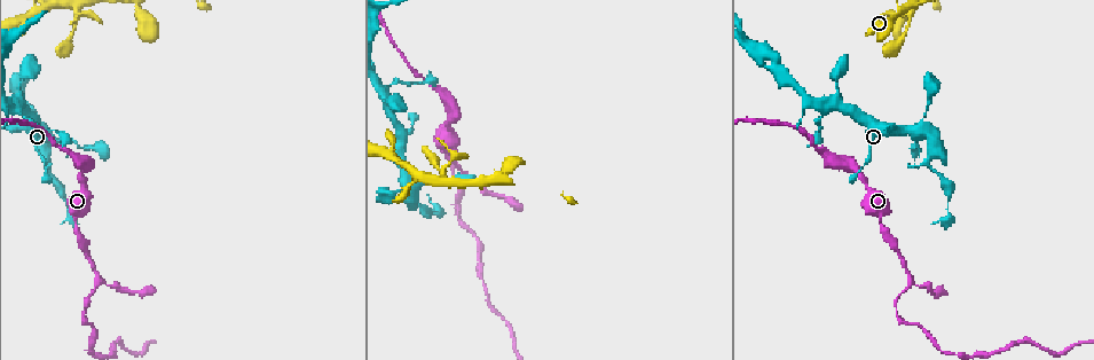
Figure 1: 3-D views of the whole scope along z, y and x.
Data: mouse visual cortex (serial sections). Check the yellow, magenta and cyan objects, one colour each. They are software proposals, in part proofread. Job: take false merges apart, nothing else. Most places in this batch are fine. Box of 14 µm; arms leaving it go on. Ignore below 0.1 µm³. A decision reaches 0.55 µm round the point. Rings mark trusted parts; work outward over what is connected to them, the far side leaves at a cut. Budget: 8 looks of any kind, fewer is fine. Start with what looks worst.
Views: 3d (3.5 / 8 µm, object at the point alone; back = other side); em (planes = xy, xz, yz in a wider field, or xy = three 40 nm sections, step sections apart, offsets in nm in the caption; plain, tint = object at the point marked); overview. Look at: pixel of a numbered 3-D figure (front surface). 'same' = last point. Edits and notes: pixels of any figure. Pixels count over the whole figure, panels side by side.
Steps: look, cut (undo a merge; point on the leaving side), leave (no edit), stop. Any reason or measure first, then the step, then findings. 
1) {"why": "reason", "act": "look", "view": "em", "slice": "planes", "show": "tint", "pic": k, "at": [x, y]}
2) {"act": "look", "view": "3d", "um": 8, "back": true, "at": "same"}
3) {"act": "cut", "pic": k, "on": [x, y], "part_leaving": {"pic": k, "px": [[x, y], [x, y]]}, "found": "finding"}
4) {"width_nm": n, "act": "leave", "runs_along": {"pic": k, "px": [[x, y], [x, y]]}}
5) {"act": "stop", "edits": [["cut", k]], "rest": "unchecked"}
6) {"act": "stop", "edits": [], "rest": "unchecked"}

{"why": "thick turns thin", "act": "look", "view": "3d", "um": 3.5, "pic": 1, "at": [930, 165]}

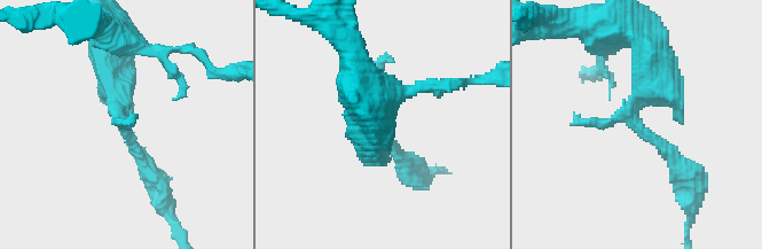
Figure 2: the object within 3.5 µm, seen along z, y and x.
{"act": "look", "view": "em", "slice": "planes", "show": "tint", "pic": 2, "at": [637, 113]}

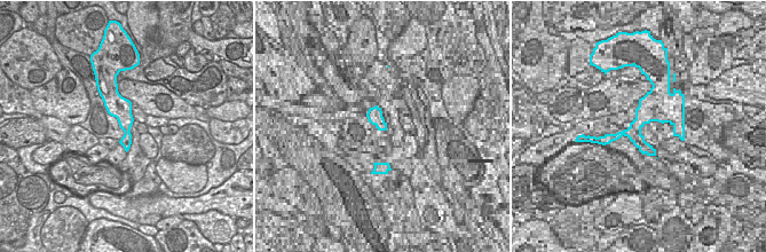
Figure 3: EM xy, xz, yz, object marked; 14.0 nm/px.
{"act": "leave", "runs_along": {"pic": 2, "px": [[114, 47], [125, 129], [149, 171]]}, "found": "all the same cell"}

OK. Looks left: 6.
{"why": "narrows sharply", "act": "look", "view": "em", "slice": "xy", "step": 5, "show": "tint", "pic": 1, "at": [73, 24]}

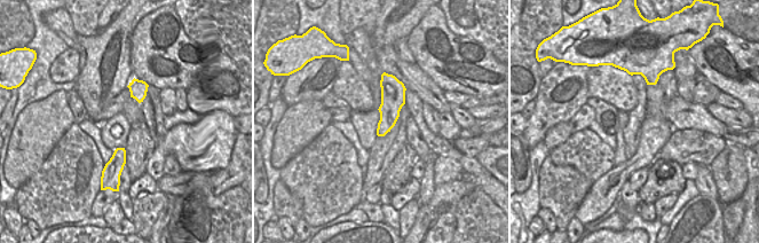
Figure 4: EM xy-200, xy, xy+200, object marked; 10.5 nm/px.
{"act": "look", "view": "3d", "um": 3.5, "at": "same"}

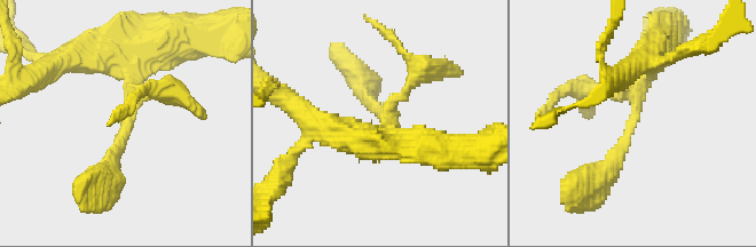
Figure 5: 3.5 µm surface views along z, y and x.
{"width_nm": 220, "act": "leave", "runs_along": {"pic": 5, "px": [[659, 49], [627, 140], [595, 182]]}, "found": "continuous, no second cell"}

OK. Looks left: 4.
{"why": "narrows sharply", "act": "look", "view": "3d", "um": 3.5, "back": true, "pic": 1, "at": [84, 312]}

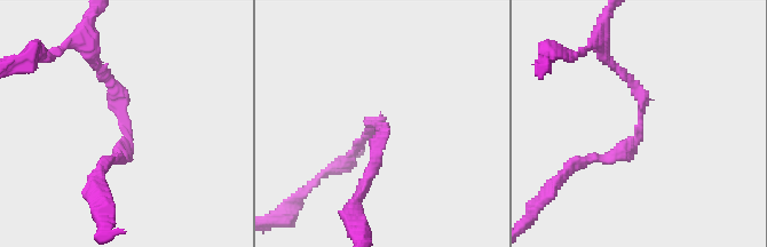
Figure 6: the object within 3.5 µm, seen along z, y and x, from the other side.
{"arm_widths_nm": [100, 200], "act": "look", "view": "em", "slice": "planes", "show": "tint", "pic": 6, "at": [379, 123]}

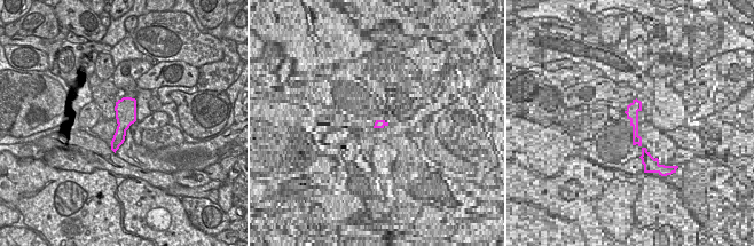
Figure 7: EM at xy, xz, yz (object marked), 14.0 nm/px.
{"act": "leave", "runs_along": {"pic": 6, "px": [[95, 61], [127, 132], [113, 159]]}, "found": "continuous, no second cell"}

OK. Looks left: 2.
{"act": "stop", "edits": [], "rest": "unchecked"}

